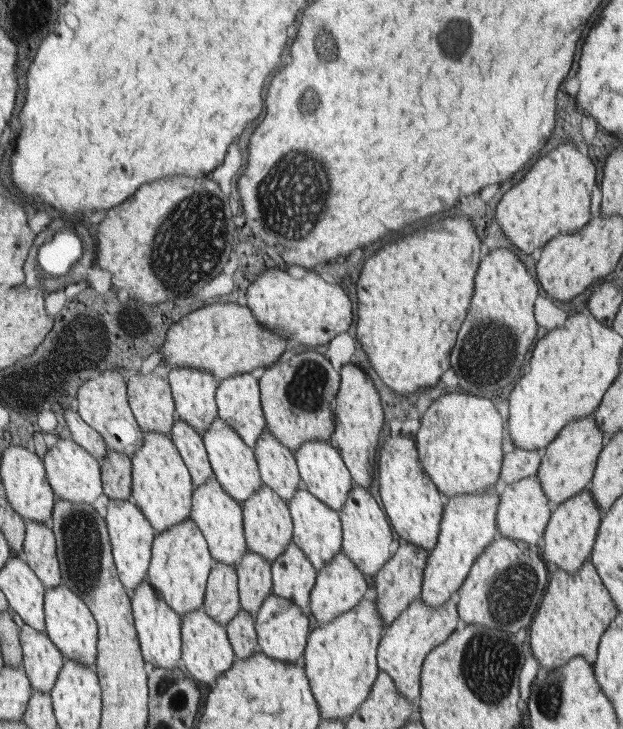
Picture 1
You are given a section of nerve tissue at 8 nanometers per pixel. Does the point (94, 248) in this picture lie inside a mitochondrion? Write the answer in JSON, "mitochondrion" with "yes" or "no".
{"mitochondrion":"no"}

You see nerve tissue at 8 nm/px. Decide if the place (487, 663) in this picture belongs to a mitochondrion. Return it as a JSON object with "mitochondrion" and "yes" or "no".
{"mitochondrion":"yes"}

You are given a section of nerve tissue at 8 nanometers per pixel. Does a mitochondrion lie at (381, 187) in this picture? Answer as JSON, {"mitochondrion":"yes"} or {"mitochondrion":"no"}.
{"mitochondrion":"no"}

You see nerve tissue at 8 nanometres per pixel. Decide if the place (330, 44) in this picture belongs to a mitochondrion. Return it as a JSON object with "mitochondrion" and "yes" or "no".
{"mitochondrion":"yes"}

